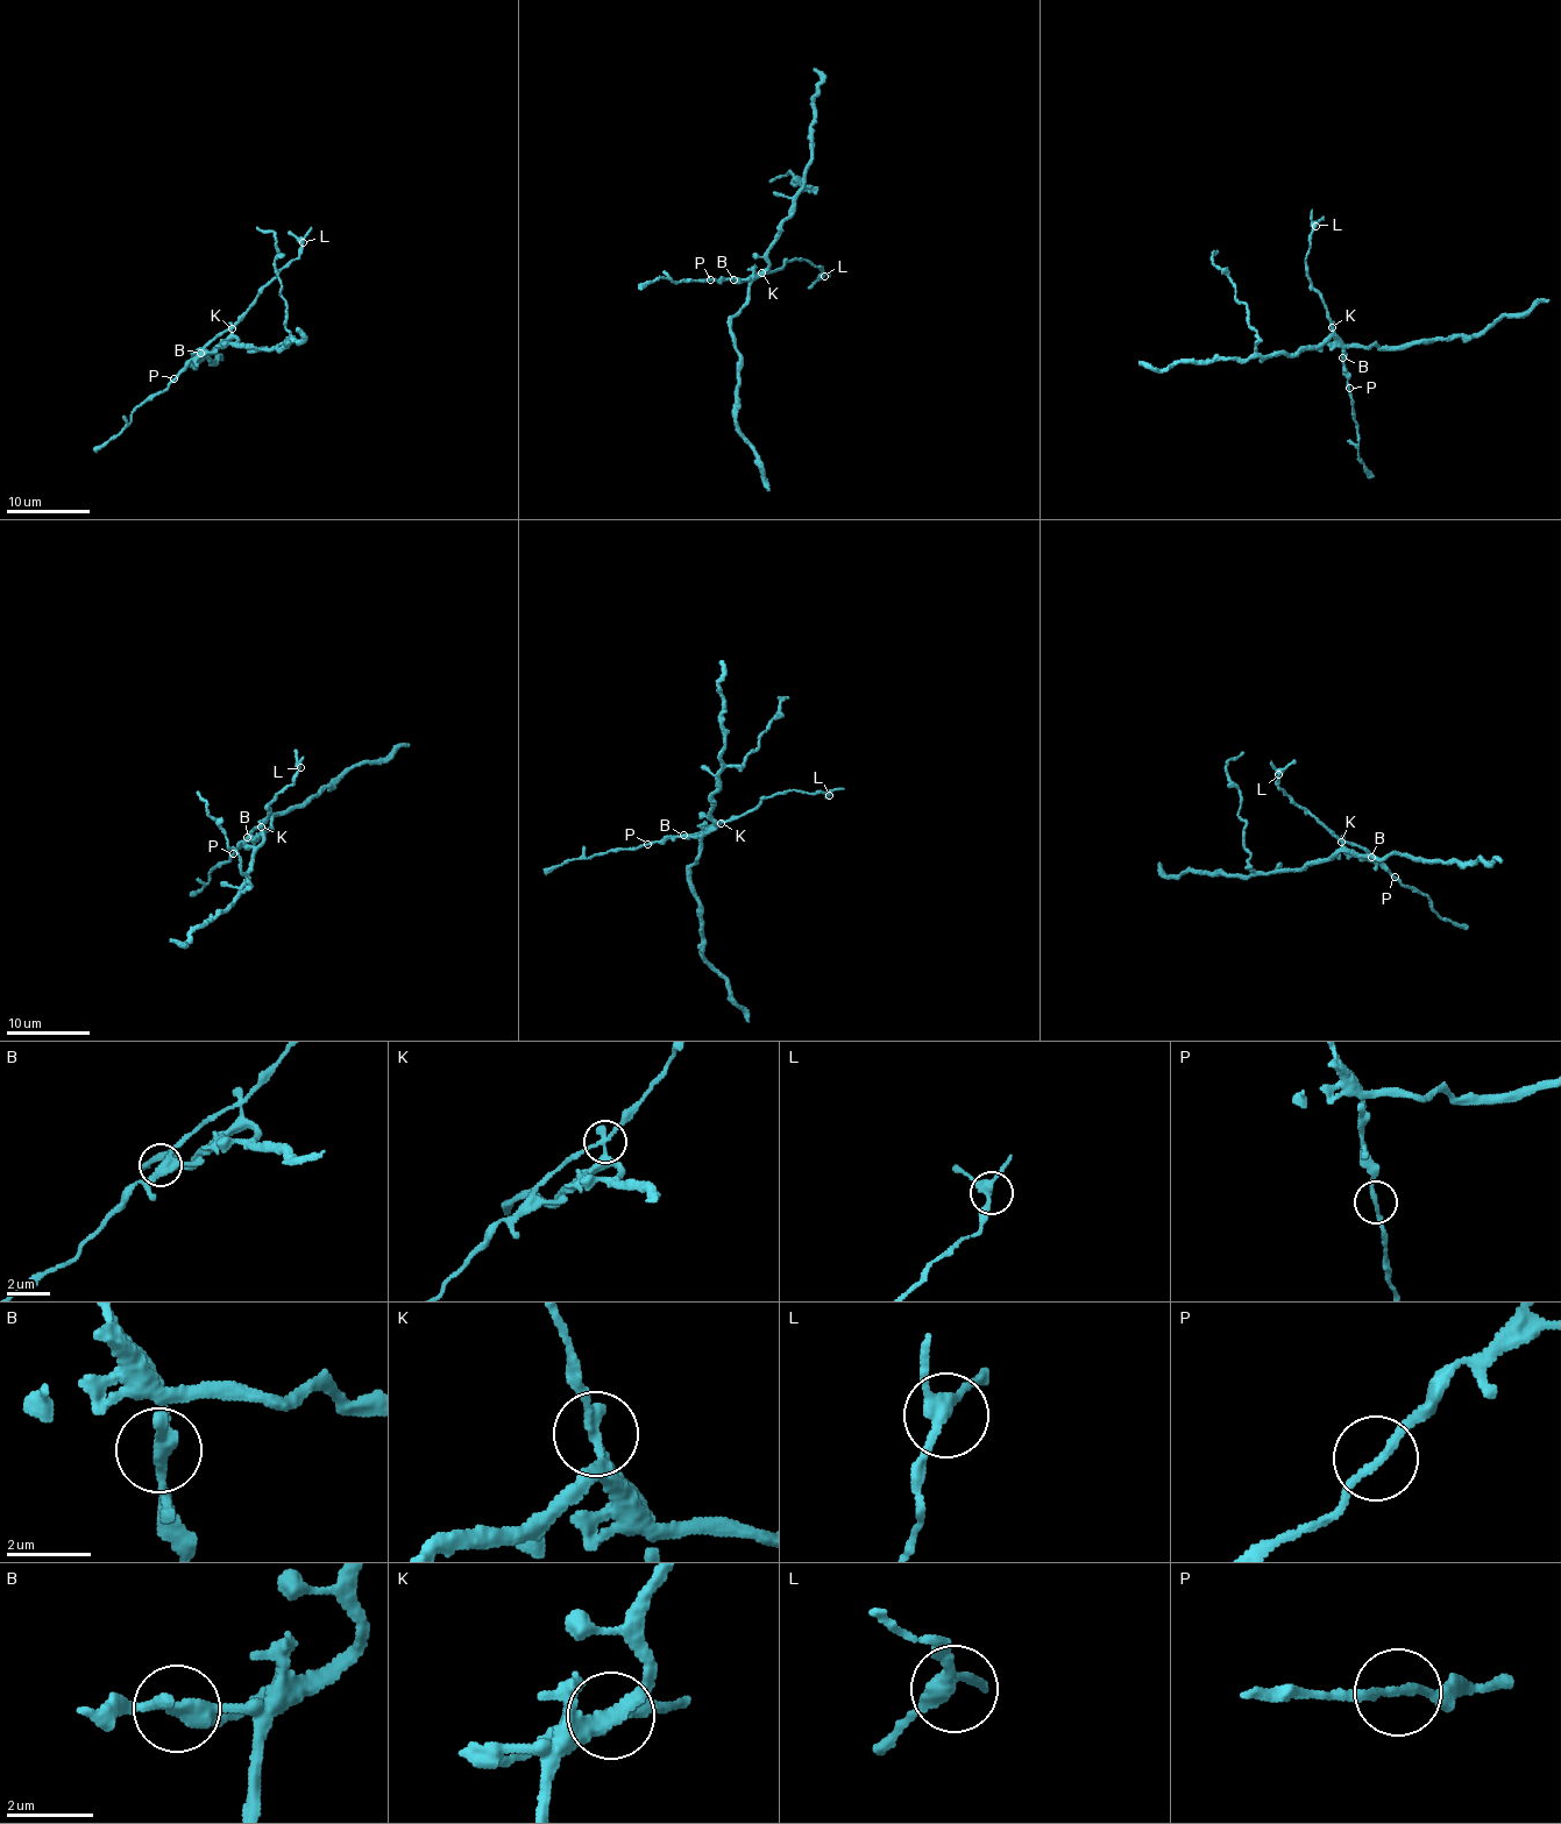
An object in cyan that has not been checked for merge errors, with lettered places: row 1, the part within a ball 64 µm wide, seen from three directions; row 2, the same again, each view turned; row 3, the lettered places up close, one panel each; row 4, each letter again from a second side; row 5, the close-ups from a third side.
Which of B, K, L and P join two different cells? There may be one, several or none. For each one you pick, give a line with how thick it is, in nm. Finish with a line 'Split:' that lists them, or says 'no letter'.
K: 240 nm thick
Split: K

